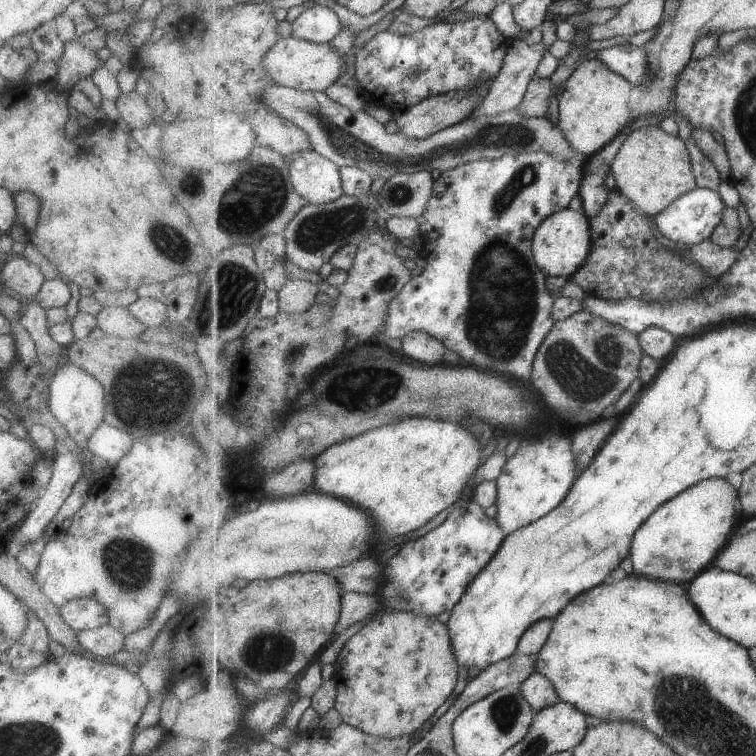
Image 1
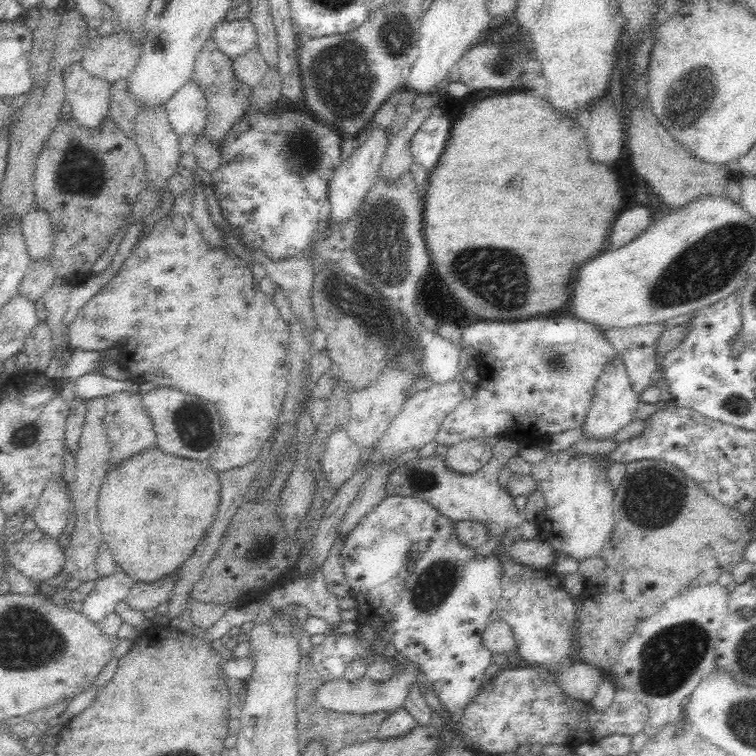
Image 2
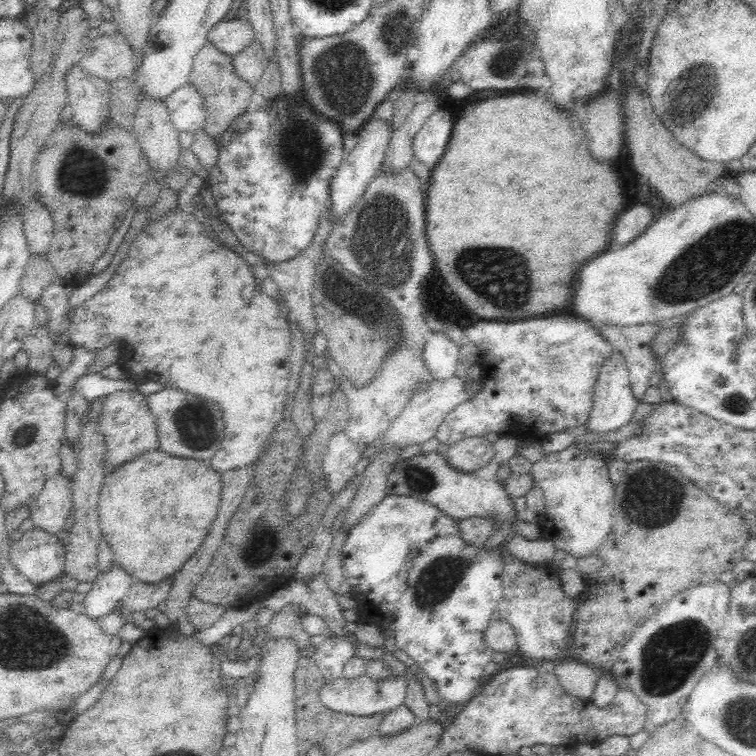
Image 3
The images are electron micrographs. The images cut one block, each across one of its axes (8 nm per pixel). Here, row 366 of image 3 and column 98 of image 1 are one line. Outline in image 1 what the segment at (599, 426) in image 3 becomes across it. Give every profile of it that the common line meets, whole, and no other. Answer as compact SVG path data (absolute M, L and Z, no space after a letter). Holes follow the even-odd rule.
M77 597L58 607L61 618L75 632L94 629L108 622L106 608L95 599Z

